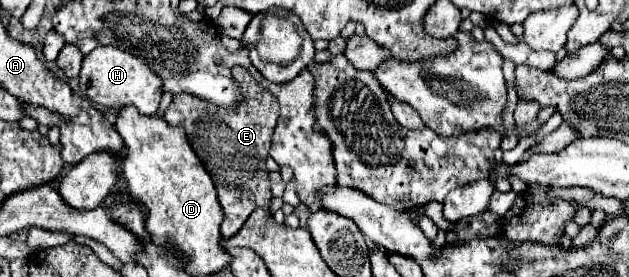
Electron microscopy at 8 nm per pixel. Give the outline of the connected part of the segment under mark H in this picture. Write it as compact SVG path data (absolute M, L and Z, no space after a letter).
M96 47L82 61L80 89L94 103L104 107L122 107L132 103L140 115L156 115L162 99L162 79L146 65L144 59L118 47Z

